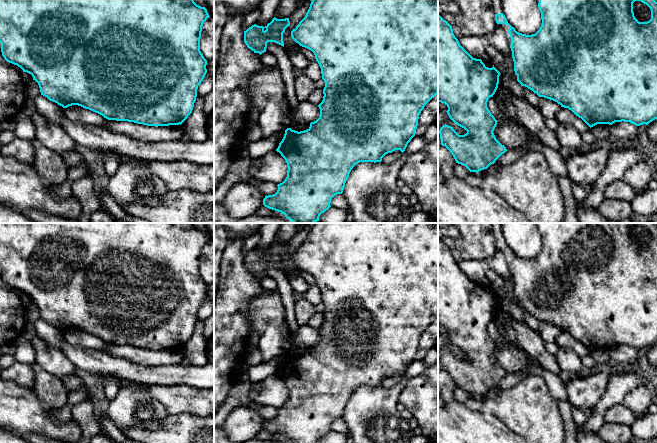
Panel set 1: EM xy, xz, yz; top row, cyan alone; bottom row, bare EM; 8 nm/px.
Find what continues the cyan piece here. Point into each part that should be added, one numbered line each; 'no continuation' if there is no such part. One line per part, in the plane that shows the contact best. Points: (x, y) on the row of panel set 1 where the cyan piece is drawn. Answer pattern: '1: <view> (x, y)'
1: yz (505, 27)

